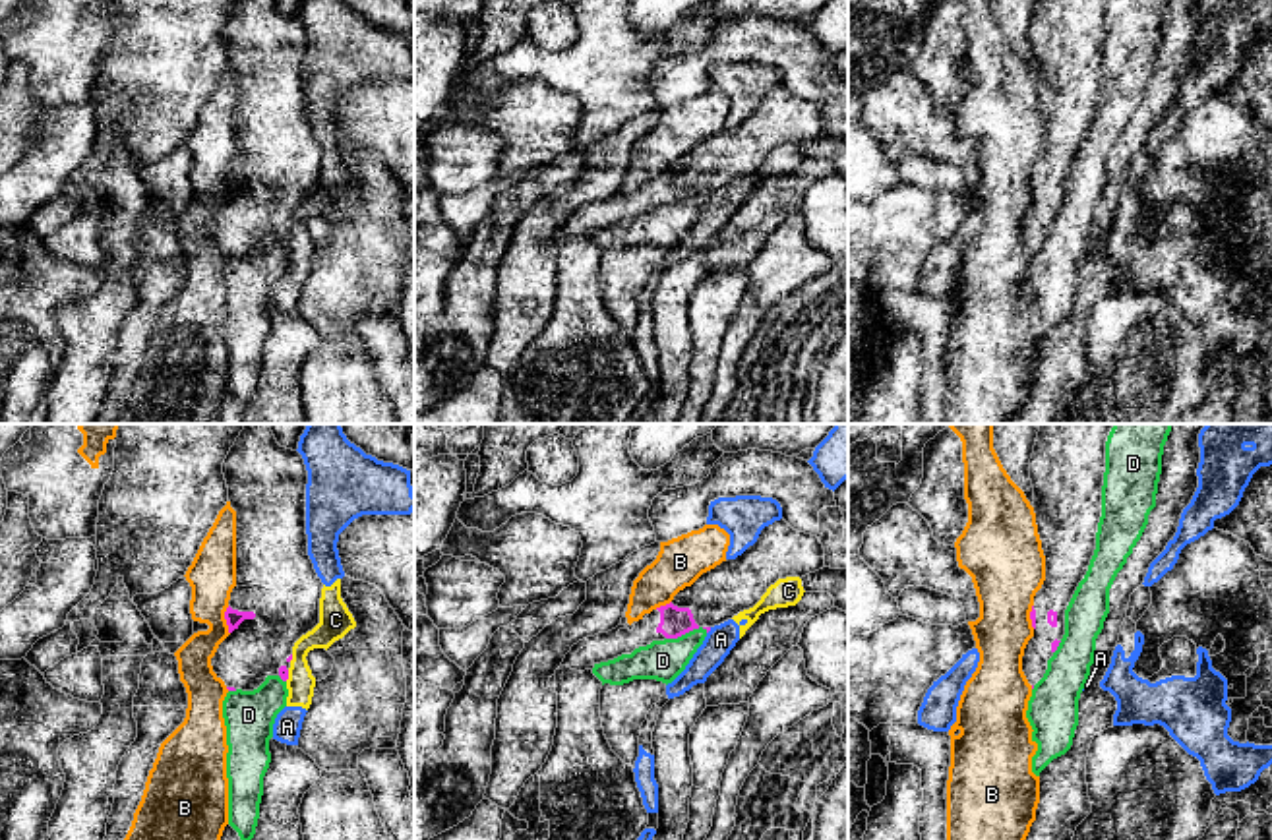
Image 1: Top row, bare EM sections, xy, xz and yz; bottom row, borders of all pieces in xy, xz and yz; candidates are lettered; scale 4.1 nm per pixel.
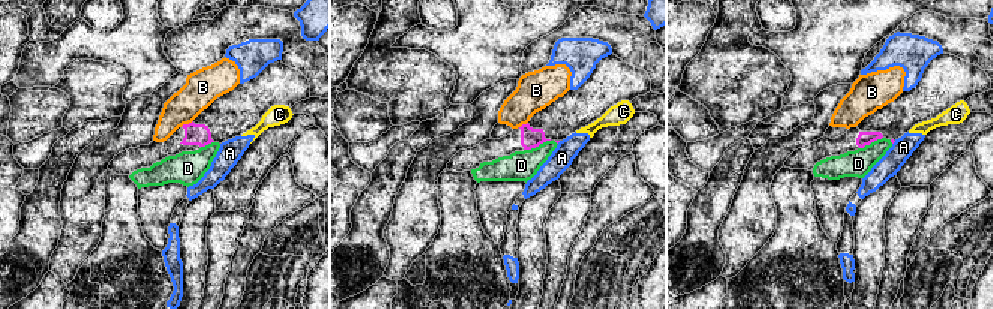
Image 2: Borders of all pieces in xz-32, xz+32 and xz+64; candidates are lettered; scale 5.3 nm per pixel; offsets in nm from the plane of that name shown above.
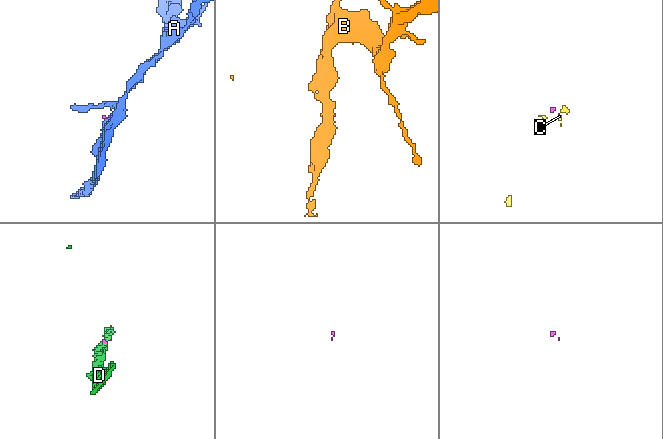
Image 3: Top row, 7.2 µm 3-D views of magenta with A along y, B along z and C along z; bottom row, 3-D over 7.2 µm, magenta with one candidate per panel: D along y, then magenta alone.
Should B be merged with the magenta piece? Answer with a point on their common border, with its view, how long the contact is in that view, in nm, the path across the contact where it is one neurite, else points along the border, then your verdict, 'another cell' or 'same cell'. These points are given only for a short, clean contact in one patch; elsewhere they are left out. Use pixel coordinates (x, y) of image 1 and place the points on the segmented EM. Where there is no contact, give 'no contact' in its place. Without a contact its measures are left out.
meets magenta in xy at (225, 618); contact 120 nm long; another cell

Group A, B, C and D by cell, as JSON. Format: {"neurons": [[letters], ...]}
{"neurons": [["A", "C"], ["B"], ["D"]]}

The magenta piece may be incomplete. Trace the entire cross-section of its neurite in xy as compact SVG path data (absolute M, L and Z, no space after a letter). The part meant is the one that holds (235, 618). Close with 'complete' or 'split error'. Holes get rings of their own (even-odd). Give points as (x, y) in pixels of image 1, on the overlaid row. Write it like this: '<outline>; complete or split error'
M246 424L223 463L223 474L236 511L236 586L225 612L230 635L211 666L228 691L254 691L267 675L288 679L294 643L319 623L323 583L308 555L308 470L298 451L277 443L269 424Z; split error

